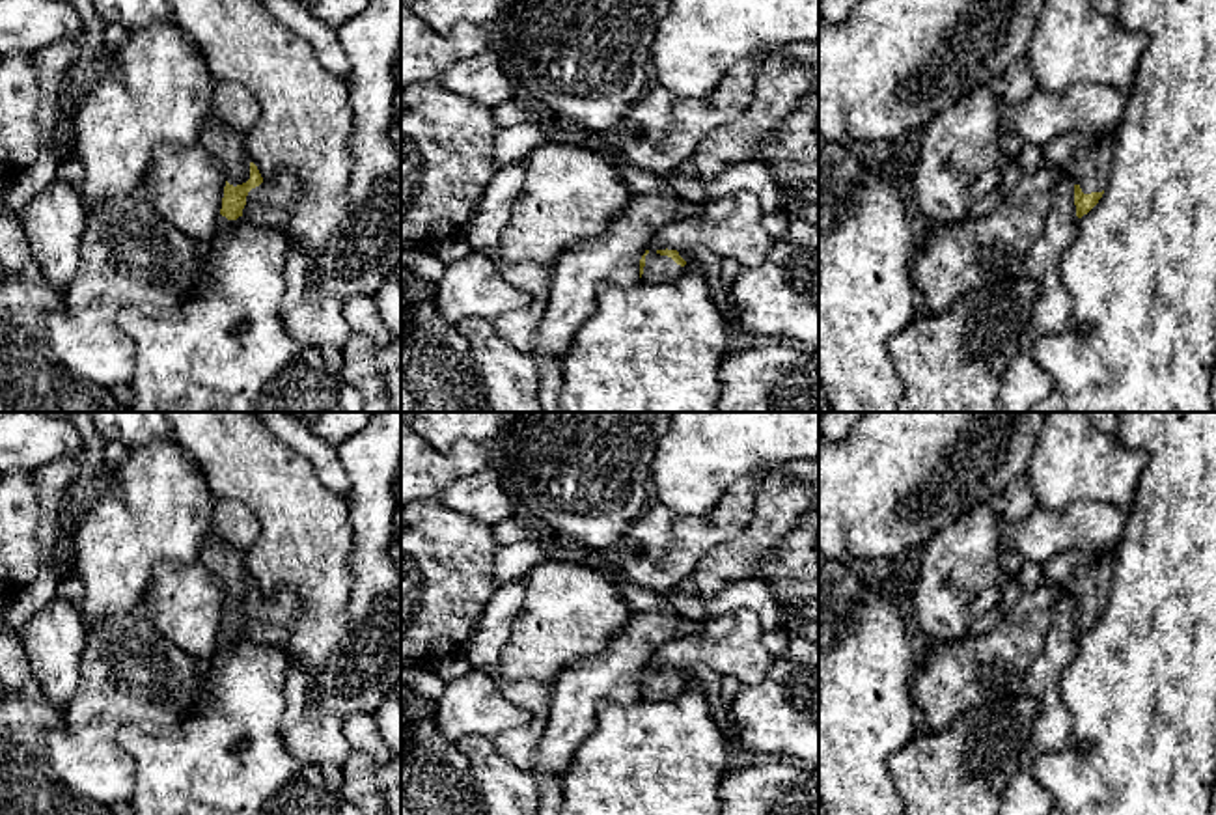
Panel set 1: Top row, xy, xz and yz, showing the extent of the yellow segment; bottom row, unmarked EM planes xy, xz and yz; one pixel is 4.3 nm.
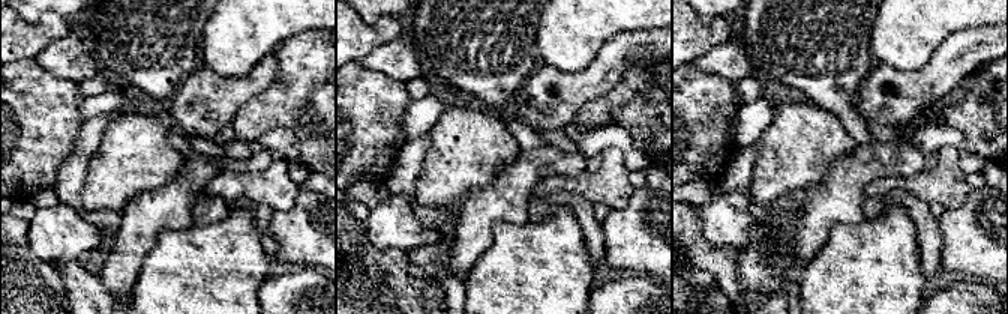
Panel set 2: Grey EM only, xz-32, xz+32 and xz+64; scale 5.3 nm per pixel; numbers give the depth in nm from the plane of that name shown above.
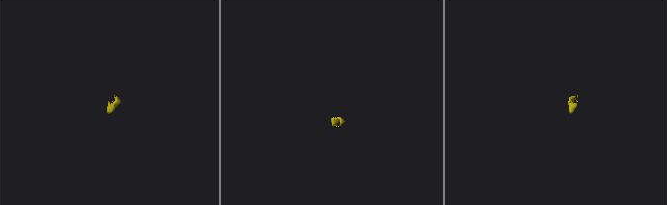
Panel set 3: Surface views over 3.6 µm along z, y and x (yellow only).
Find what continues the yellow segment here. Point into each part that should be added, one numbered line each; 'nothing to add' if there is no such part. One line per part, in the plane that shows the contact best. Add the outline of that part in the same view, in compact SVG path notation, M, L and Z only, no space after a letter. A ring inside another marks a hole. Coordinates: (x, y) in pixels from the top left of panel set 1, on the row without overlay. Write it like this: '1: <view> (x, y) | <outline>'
1: xy (226, 564) | M222 541L209 543L200 556L201 565L224 584L226 599L233 604L250 597L250 578L244 569L244 558L244 552Z
2: xy (269, 621) | M283 589L248 610L242 634L254 642L282 647L289 638L289 627L295 617L297 597Z

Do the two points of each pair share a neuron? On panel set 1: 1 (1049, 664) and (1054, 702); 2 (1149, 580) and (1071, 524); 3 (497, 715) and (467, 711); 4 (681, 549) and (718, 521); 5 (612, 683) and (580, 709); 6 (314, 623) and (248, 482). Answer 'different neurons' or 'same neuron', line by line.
1: same neuron
2: different neurons
3: same neuron
4: same neuron
5: same neuron
6: same neuron

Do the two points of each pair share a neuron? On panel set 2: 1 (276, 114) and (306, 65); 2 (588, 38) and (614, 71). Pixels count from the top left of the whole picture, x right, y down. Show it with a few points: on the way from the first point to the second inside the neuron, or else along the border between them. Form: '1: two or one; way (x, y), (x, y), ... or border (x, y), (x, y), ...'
1: one; way (282, 102), (290, 95), (297, 77)
2: two; border (630, 32), (614, 35), (582, 69), (570, 71)

